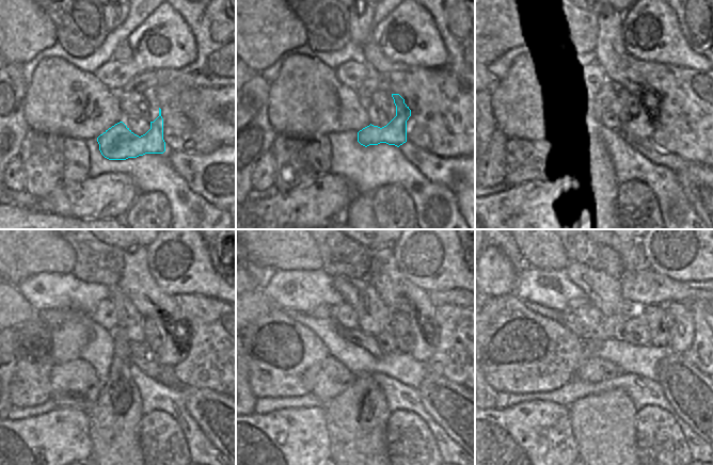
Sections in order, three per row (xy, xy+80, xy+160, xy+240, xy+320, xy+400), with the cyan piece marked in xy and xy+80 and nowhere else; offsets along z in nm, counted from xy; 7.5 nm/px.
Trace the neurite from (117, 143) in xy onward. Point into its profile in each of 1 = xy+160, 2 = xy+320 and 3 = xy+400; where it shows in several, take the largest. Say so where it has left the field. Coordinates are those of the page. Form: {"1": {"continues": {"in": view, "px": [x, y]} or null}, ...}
{"1": {"continues": {"in": "xy+160", "px": [643, 125]}}, "2": {"continues": {"in": "xy+320", "px": [426, 336]}}, "3": {"continues": {"in": "xy+400", "px": [681, 327]}}}

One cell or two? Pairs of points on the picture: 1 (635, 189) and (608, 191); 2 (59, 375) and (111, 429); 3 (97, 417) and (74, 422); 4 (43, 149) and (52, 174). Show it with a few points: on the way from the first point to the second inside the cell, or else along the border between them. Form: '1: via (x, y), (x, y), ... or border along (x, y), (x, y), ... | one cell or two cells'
1: border along (620, 186), (618, 189), (617, 215) | two cells
2: border along (103, 385), (95, 403), (86, 412) | two cells
3: border along (86, 413), (88, 435), (92, 444) | two cells
4: via (45, 156), (51, 162), (52, 167) | one cell

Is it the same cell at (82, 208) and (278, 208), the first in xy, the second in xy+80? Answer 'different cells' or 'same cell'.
same cell

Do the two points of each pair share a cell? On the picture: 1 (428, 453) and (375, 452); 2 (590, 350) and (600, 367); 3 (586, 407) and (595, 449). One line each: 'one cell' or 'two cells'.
1: two cells
2: two cells
3: one cell

